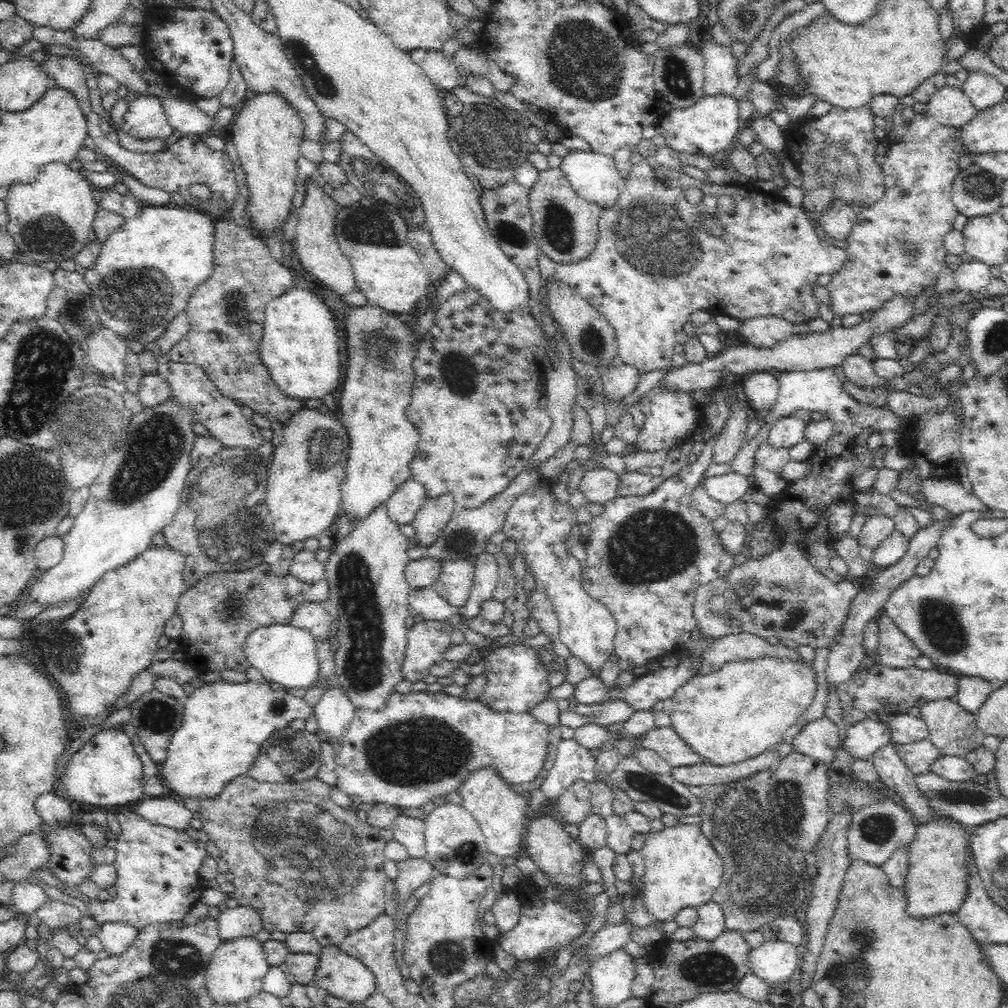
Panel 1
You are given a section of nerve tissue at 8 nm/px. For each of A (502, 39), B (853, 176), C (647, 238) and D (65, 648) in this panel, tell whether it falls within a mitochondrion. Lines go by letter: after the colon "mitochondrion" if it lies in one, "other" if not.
A: other
B: mitochondrion
C: mitochondrion
D: mitochondrion

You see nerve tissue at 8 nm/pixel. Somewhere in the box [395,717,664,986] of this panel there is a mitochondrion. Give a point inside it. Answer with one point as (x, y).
(463, 853)

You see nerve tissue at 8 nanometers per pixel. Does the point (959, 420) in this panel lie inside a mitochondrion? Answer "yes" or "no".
no

